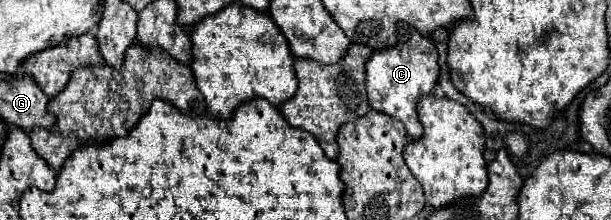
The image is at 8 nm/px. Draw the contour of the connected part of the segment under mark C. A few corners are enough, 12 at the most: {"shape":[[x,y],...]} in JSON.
{"shape":[[403,26],[373,52],[367,94],[375,112],[417,140],[417,104],[439,78],[433,40]]}

